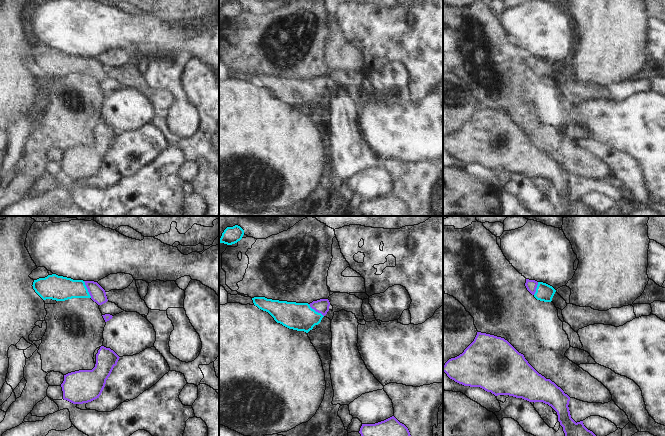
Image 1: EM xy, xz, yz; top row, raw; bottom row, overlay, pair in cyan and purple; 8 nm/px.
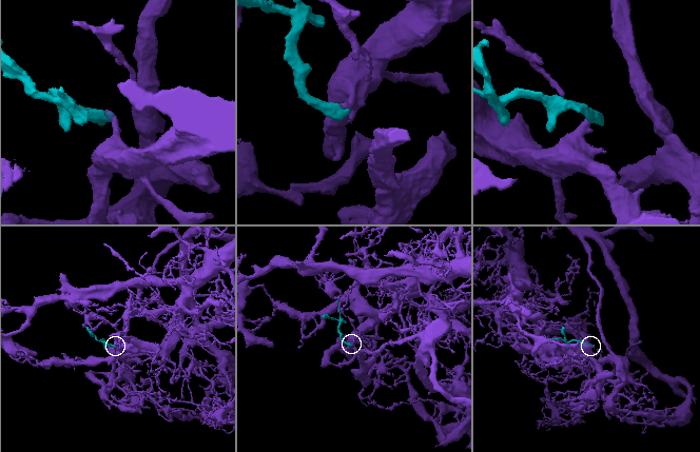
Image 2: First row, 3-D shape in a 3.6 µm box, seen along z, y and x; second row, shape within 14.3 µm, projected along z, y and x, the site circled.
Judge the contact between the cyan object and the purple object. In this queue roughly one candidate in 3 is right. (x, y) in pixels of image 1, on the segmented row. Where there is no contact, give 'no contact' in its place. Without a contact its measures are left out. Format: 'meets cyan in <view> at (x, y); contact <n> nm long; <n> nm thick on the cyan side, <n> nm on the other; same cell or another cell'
meets cyan in xy at (87, 289); contact 150 nm long; 200 nm thick on the cyan side, 120 nm on the other; same cell

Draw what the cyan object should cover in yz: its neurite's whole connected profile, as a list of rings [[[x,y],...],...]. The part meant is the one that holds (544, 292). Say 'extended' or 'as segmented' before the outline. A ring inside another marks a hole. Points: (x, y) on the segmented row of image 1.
extended; [[[526,279],[527,290],[537,299],[544,302],[551,302],[556,290],[543,282]]]

